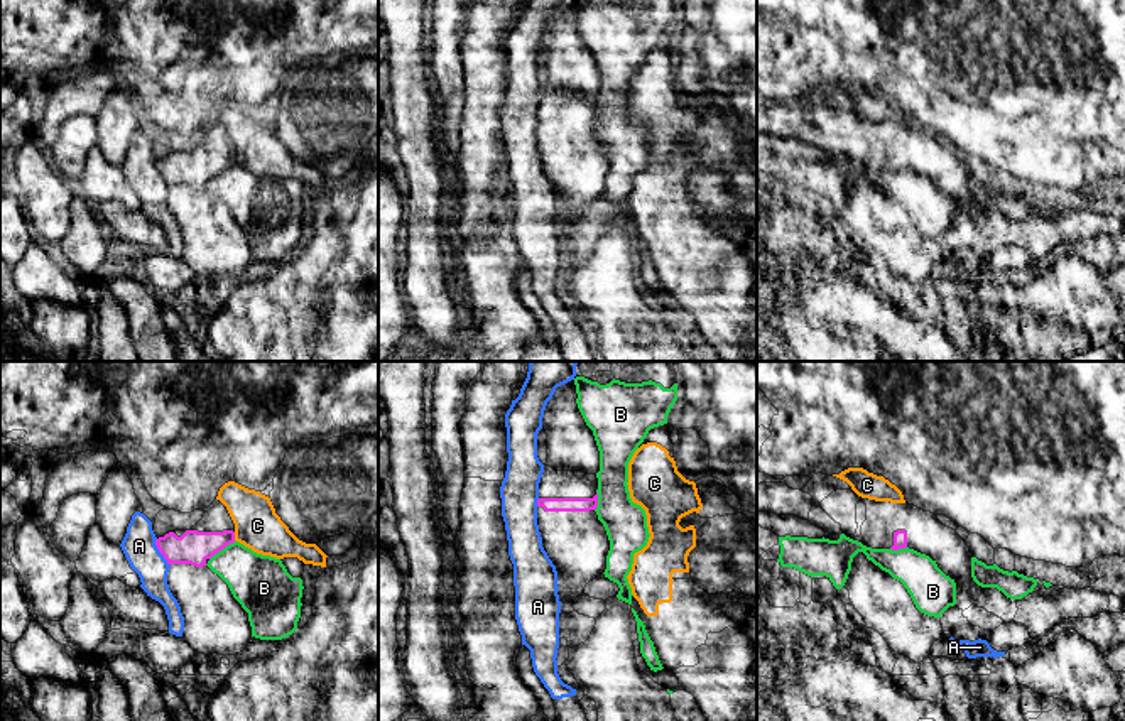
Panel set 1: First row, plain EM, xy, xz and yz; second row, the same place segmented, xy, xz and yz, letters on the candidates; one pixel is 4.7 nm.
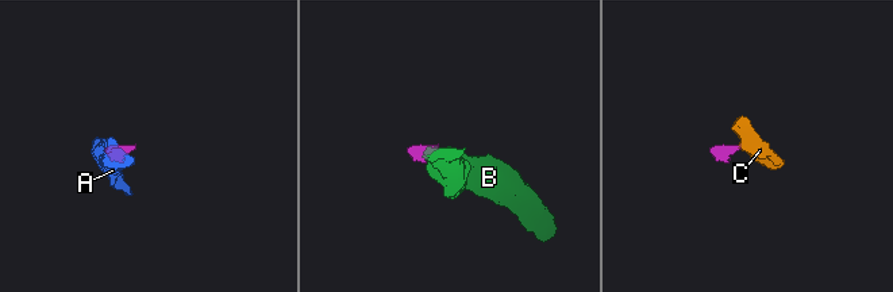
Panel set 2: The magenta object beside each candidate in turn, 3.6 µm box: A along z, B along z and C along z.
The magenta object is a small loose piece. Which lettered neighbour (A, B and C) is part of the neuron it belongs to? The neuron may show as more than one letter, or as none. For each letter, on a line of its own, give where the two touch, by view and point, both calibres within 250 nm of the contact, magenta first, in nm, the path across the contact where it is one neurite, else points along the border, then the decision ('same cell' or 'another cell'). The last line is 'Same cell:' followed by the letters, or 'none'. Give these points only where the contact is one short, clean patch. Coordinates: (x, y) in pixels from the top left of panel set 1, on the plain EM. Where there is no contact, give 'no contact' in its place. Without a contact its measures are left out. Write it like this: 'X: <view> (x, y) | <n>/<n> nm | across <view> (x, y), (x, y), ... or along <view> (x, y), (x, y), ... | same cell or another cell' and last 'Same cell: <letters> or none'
A: xy (159, 173) | 160/160 nm | along xy (156, 161), (157, 173), (171, 186) | another cell
B: xy (222, 171) | 160/280 nm | along xy (235, 162), (210, 181) | another cell
C: xy (233, 157) | 160/220 nm | along xy (233, 154), (235, 161) | another cell
Same cell: none

